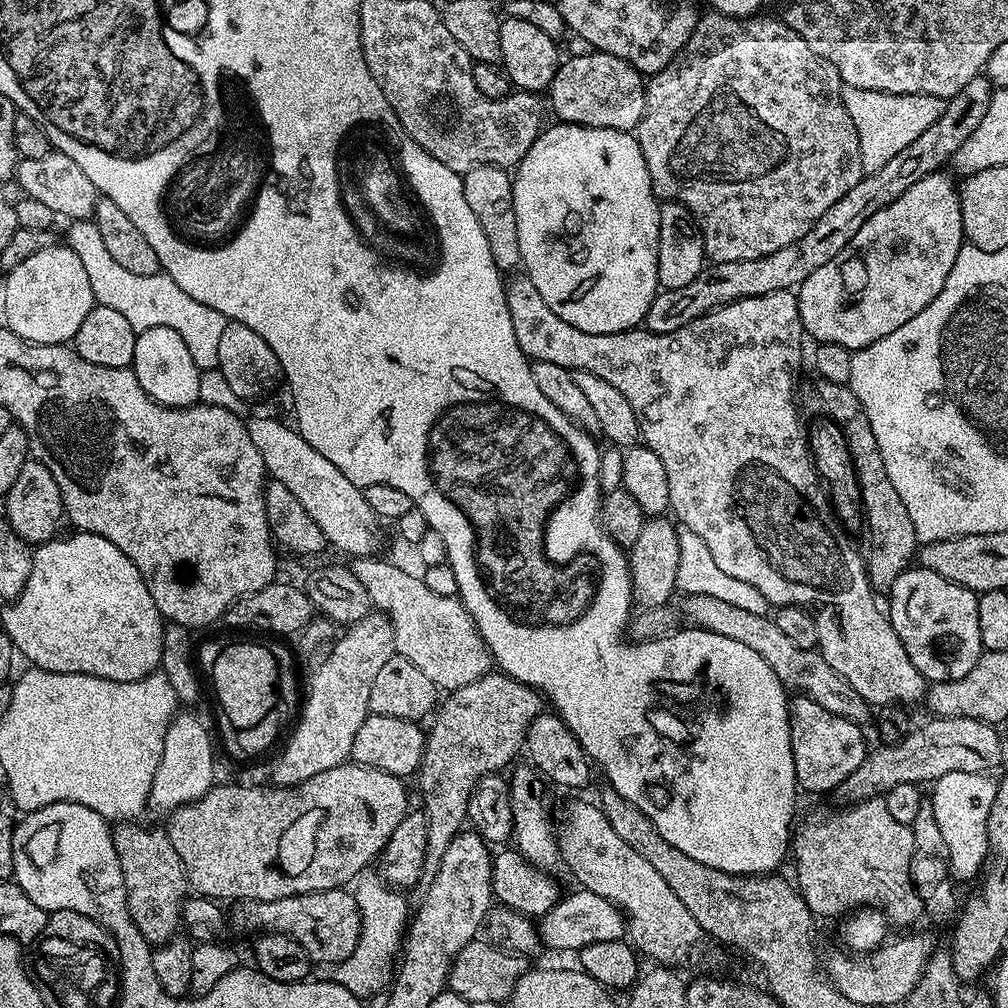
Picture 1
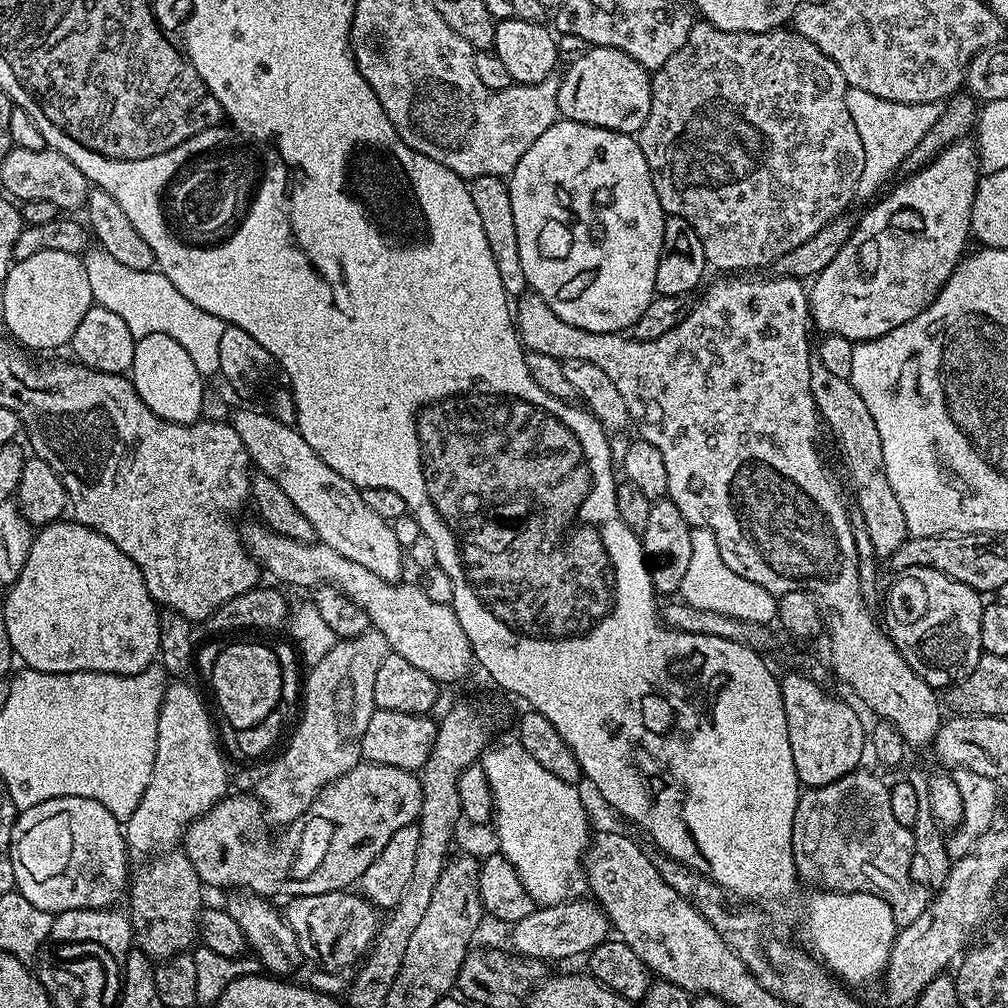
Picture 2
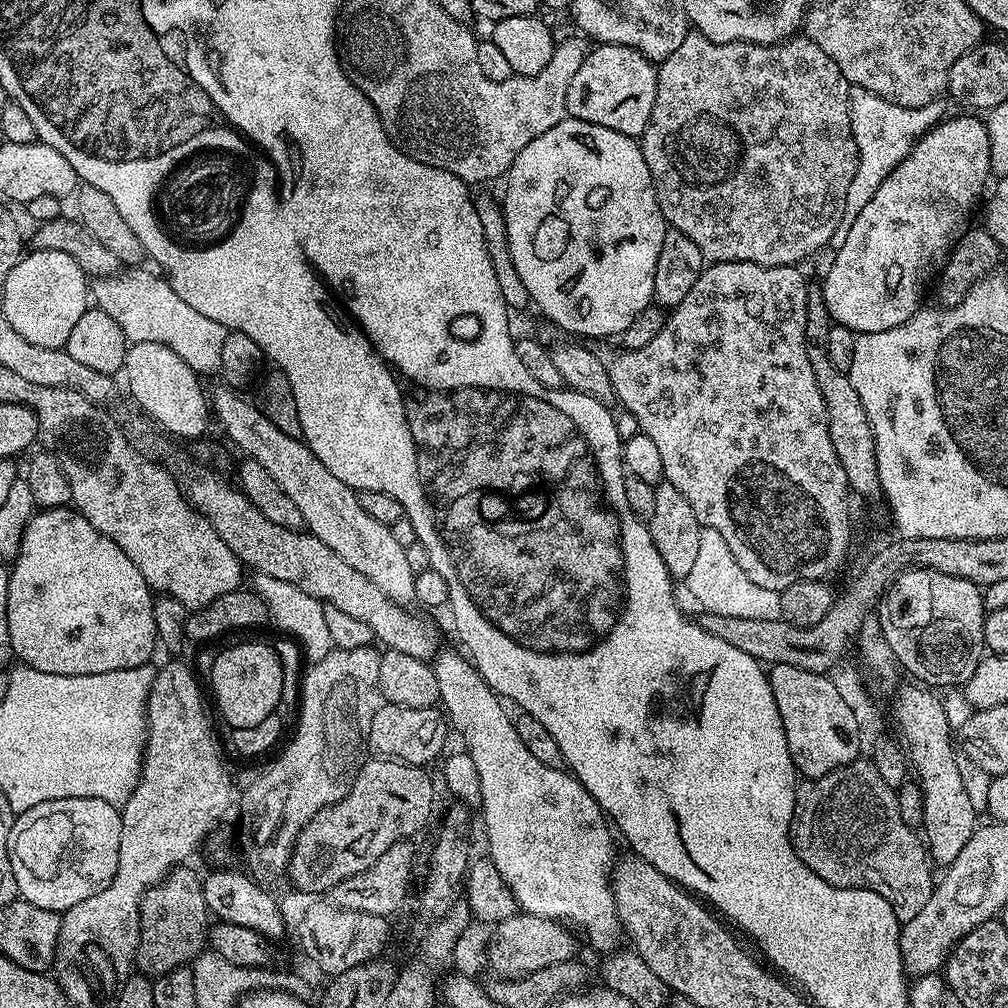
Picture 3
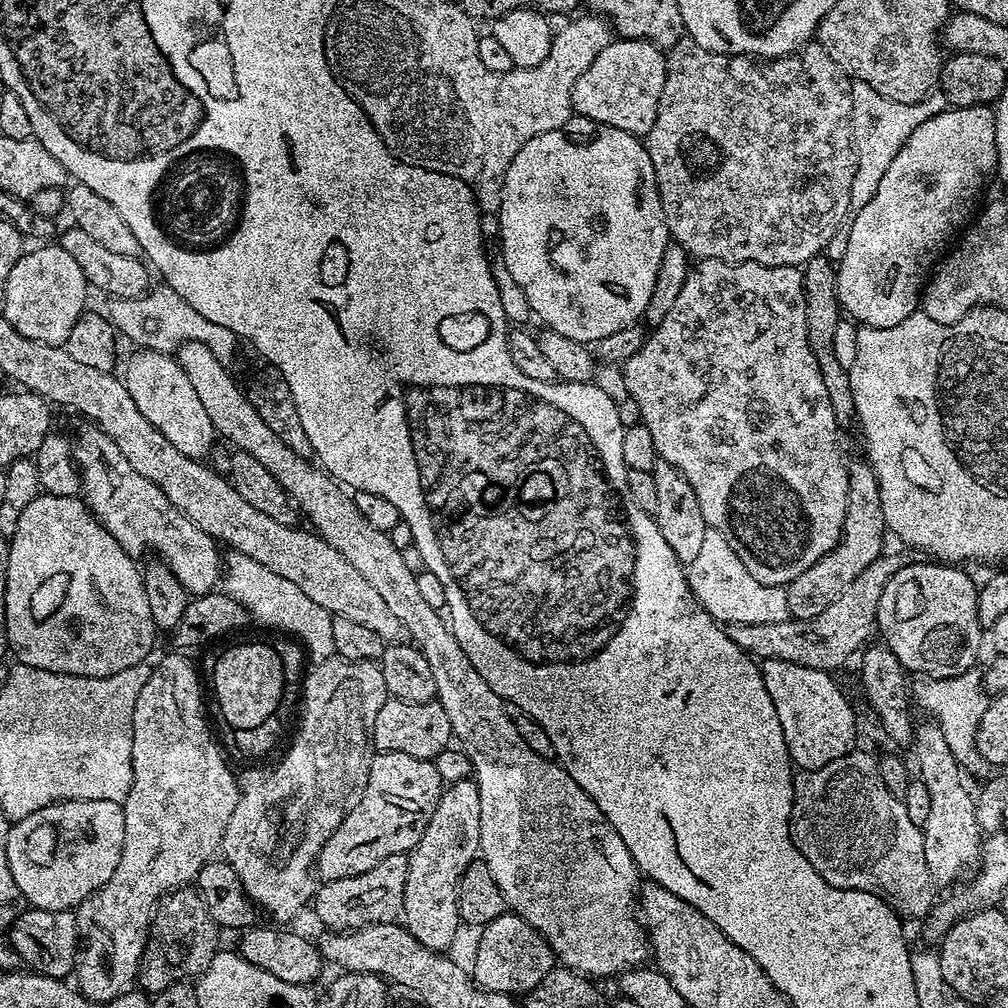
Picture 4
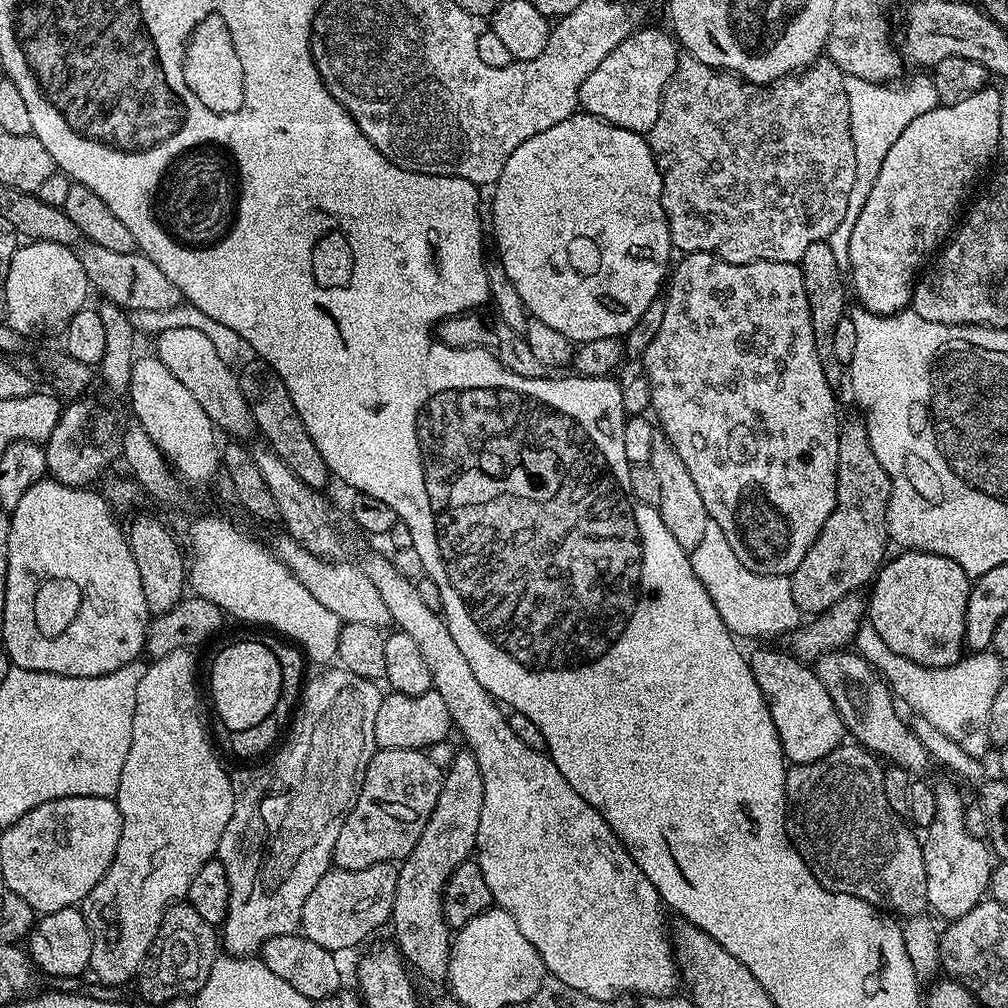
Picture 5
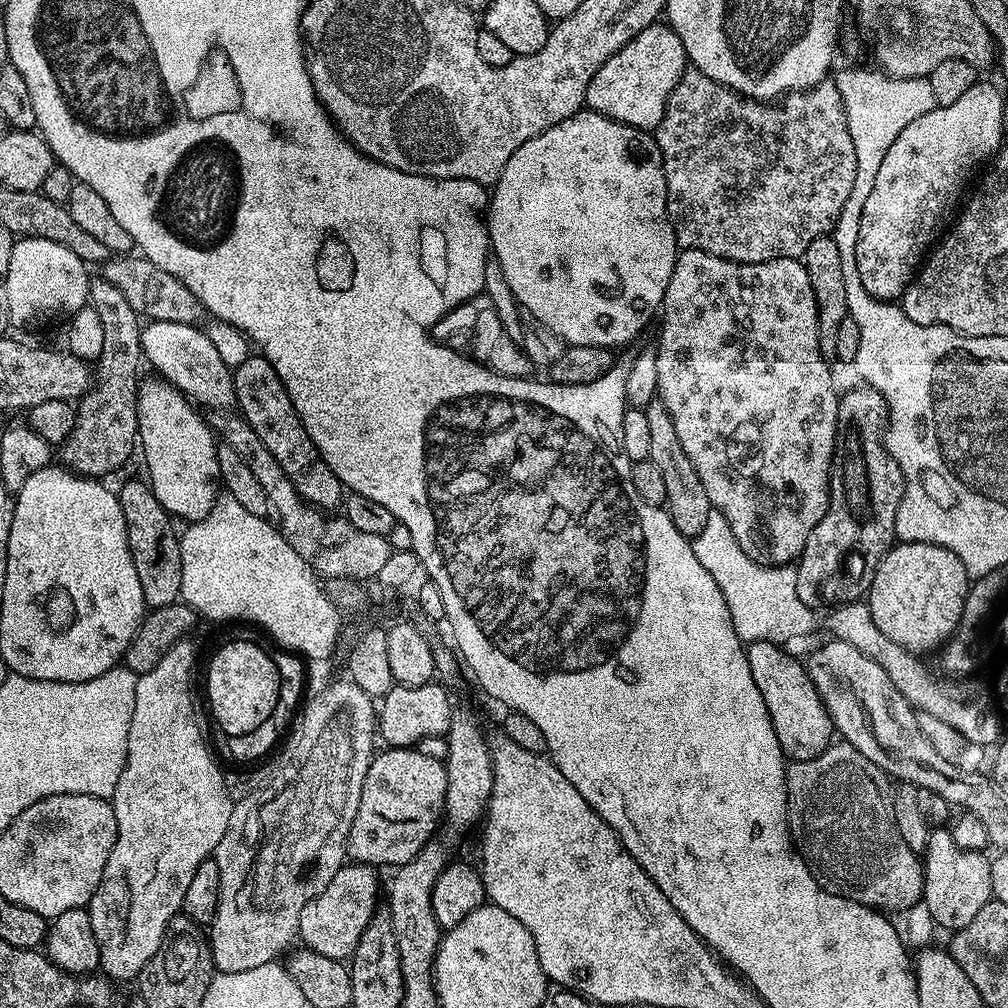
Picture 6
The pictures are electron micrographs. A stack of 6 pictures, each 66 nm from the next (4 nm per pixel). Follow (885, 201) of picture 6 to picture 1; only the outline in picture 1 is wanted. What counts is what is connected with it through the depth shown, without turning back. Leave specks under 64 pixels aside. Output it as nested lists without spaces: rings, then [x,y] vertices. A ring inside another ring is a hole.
[[[947,171],[932,172],[914,182],[906,194],[894,198],[890,206],[878,210],[878,214],[850,238],[842,254],[830,258],[826,266],[814,270],[814,274],[800,284],[796,301],[805,333],[821,344],[837,344],[853,350],[869,348],[874,342],[884,340],[886,334],[894,334],[898,326],[906,326],[910,318],[926,310],[926,306],[938,298],[965,243],[957,181]]]

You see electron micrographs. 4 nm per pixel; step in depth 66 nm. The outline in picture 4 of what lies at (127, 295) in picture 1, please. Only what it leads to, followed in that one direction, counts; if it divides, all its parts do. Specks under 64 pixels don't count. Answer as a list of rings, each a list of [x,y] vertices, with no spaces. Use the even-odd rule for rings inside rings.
[[[167,286],[153,287],[142,296],[126,298],[125,300],[113,299],[112,304],[106,309],[106,315],[112,321],[112,327],[121,337],[133,340],[137,349],[148,349],[165,353],[175,353],[181,344],[186,342],[202,342],[226,366],[231,365],[231,360],[236,354],[238,338],[226,326],[217,326],[210,322],[190,306],[174,290]]]

